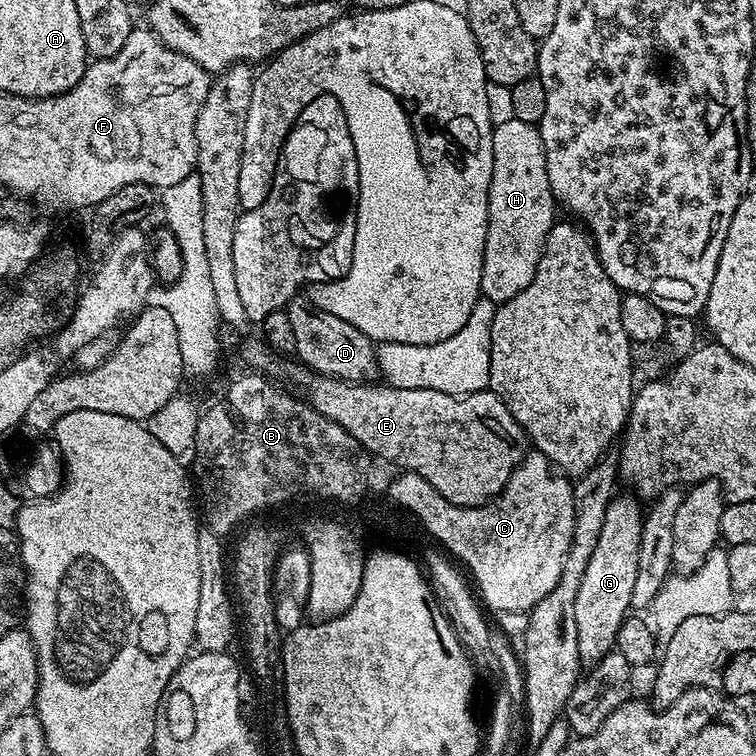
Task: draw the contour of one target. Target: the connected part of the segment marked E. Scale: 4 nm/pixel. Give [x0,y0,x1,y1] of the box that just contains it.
[244,338,530,508]

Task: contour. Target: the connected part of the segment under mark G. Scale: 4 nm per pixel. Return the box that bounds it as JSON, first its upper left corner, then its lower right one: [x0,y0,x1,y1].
[574,495,644,666]

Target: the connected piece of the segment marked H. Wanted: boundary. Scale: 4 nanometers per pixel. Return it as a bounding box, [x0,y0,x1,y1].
[480,119,558,306]

